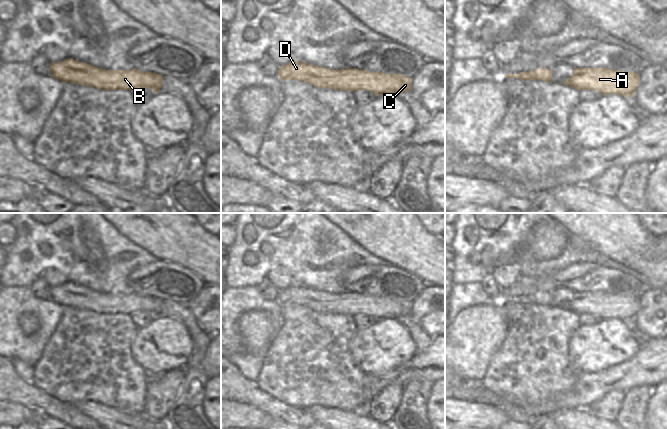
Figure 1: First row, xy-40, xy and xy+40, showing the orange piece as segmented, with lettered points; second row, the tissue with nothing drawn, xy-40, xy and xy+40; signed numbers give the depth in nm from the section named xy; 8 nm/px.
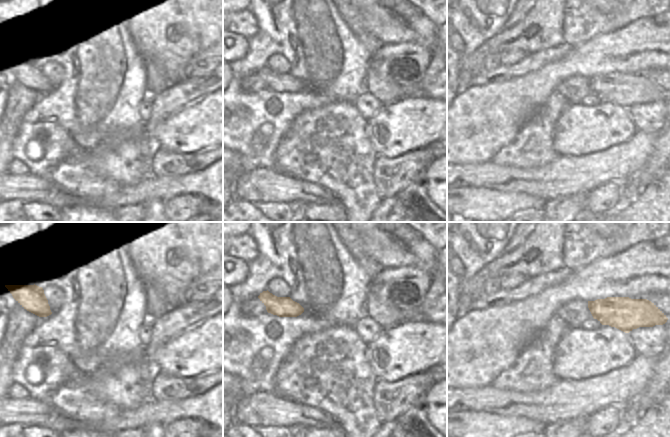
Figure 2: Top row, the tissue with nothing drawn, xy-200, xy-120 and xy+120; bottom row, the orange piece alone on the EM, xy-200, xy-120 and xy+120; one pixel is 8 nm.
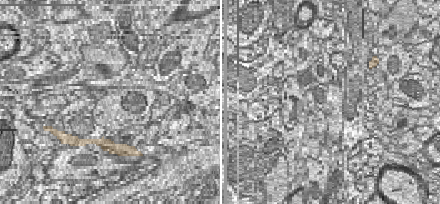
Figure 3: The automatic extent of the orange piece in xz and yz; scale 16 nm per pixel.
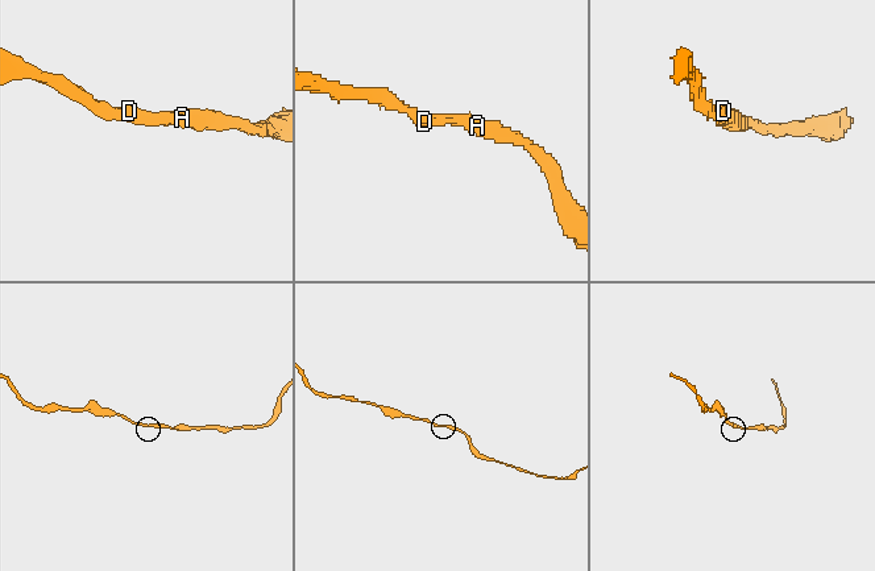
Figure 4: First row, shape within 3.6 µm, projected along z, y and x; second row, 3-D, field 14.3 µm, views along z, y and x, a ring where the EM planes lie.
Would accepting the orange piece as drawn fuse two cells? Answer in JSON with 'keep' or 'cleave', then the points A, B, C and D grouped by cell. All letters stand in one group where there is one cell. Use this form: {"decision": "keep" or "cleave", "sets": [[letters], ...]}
{"decision": "keep", "sets": [["A", "B", "C", "D"]]}

